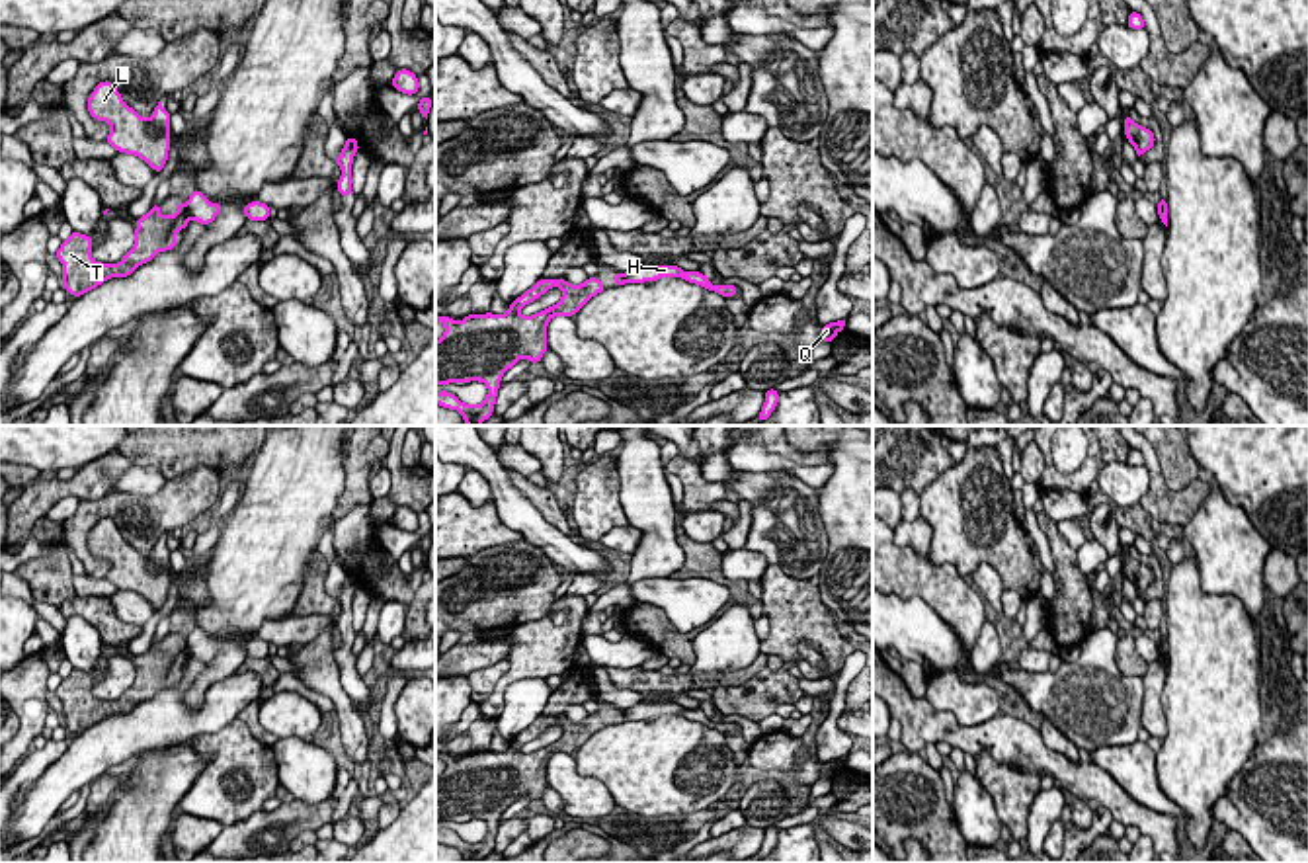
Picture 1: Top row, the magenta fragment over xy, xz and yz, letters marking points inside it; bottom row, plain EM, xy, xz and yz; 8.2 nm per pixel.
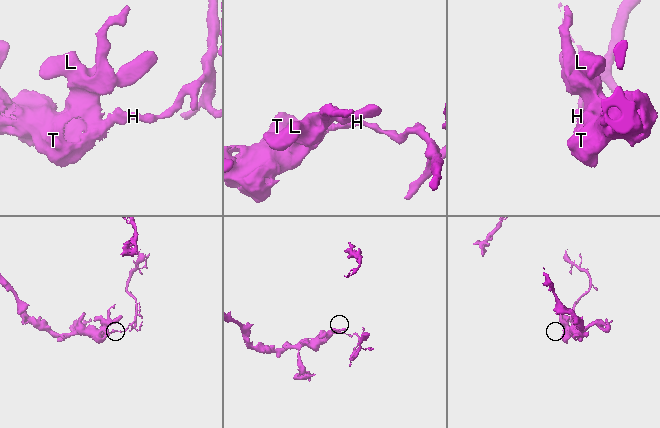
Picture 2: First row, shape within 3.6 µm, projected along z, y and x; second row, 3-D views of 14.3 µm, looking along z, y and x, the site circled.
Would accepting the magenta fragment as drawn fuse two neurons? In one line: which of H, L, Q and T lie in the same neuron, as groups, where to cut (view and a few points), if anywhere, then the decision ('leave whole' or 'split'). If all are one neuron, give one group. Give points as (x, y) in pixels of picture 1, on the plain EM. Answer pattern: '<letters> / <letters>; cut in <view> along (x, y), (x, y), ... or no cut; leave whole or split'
H Q / L T; cut in xy along (186, 645), (190, 655); split

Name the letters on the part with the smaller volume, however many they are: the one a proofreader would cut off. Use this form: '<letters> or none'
H, Q

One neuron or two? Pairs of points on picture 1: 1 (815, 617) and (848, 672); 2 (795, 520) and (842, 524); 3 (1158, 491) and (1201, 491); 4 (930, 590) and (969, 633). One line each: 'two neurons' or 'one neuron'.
1: two neurons
2: two neurons
3: one neuron
4: one neuron

